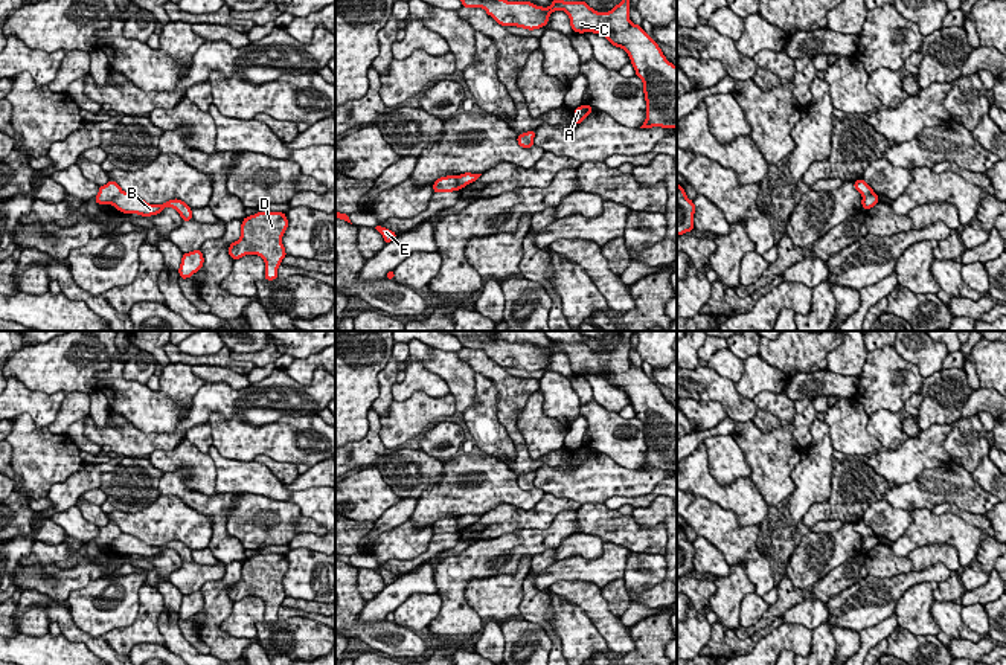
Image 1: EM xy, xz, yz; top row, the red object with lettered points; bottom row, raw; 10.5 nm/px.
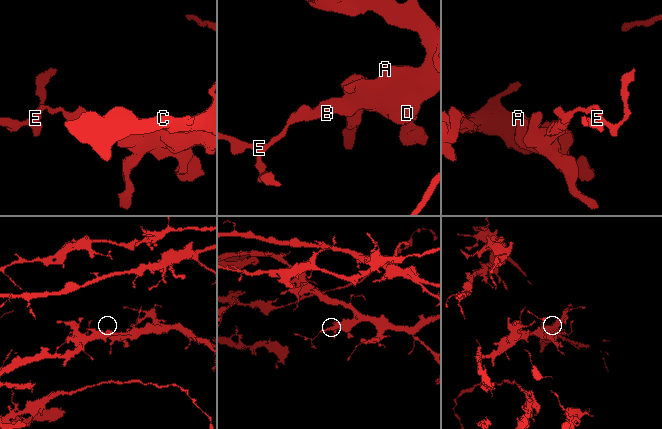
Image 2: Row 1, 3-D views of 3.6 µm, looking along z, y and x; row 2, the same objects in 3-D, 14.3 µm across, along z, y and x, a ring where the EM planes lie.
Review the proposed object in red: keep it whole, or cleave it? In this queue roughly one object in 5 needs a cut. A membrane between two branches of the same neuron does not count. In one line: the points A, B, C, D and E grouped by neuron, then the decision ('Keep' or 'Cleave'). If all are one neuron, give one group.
Groups: A B C D / E. Cleave

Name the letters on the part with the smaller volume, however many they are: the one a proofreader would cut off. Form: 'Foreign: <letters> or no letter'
Foreign: E

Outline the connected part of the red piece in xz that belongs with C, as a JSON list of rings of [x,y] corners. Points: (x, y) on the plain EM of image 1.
[[[441,331],[456,336],[463,349],[483,349],[501,368],[517,368],[523,371],[540,371],[549,365],[549,357],[555,352],[564,352],[570,360],[575,374],[602,375],[613,387],[623,390],[636,412],[636,418],[643,422],[646,442],[646,461],[640,470],[677,470],[677,409],[666,401],[658,386],[643,372],[642,368],[630,361],[630,339],[633,331],[623,331],[623,342],[608,354],[596,354],[587,343],[552,342],[547,349],[537,348],[532,343],[508,343],[495,339],[495,331]]]

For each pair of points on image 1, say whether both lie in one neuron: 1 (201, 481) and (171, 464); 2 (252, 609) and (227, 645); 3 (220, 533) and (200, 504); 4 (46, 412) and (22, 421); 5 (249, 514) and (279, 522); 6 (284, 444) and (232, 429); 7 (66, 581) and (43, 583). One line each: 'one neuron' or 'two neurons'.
1: one neuron
2: two neurons
3: one neuron
4: two neurons
5: one neuron
6: one neuron
7: one neuron

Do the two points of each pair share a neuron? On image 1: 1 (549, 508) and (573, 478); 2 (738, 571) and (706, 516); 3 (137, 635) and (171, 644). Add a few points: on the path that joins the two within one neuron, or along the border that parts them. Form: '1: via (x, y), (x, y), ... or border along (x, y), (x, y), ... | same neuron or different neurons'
1: border along (546, 493), (555, 497), (570, 497), (581, 504) | different neurons
2: border along (730, 565), (743, 563), (744, 572), (756, 591) | different neurons
3: border along (165, 607), (159, 615), (162, 644) | different neurons

